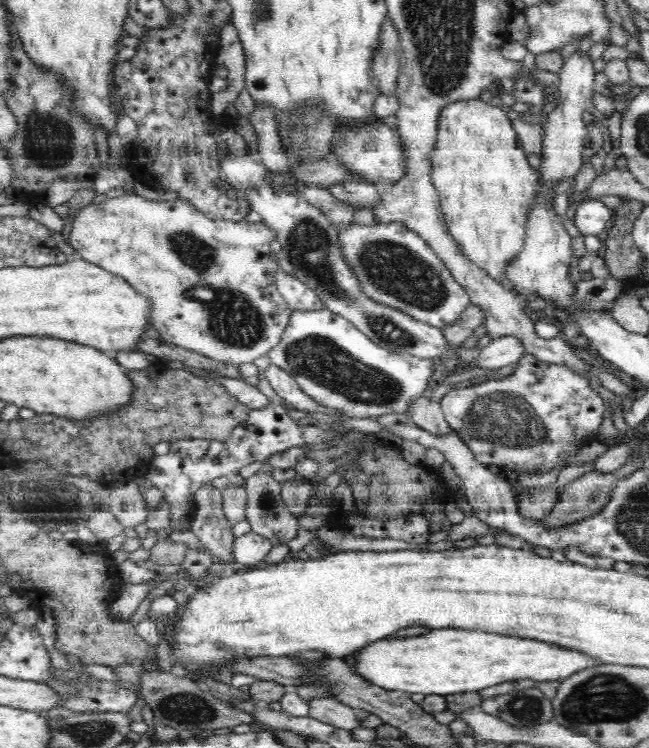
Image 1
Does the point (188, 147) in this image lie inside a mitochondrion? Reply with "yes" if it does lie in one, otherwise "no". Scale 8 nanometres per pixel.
yes

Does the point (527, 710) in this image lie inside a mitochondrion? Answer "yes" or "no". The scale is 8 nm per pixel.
yes

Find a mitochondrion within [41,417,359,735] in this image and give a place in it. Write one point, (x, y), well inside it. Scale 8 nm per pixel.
(184, 709)

